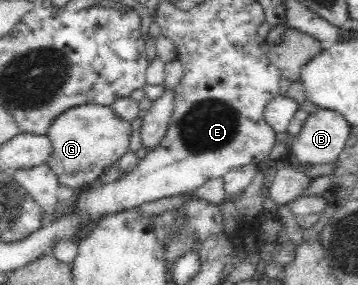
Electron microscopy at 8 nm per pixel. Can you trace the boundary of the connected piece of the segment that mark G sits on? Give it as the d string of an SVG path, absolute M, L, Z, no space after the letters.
M83 104L62 111L44 133L50 141L49 169L57 176L59 184L68 188L85 187L101 175L105 166L119 159L129 150L131 124L117 117L110 106Z

